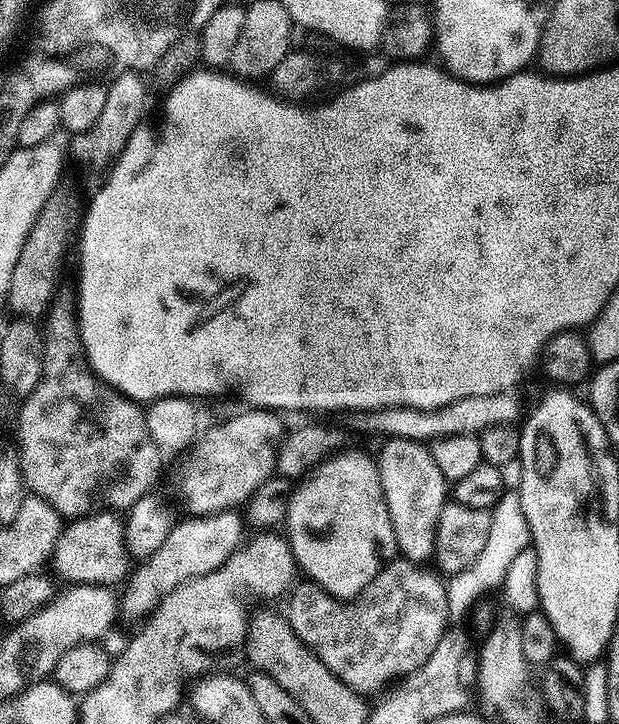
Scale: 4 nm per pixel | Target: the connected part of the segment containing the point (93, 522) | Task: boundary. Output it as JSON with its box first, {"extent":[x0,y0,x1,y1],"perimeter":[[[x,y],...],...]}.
{"extent":[50,510,130,586],"perimeter":[[[97,510],[87,516],[73,519],[63,529],[52,547],[50,564],[69,585],[91,584],[115,586],[130,572],[130,557],[124,548],[124,524],[116,521],[108,510]]]}

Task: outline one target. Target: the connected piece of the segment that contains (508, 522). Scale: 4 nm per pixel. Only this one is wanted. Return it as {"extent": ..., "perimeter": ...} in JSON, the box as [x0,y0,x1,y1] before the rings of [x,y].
{"extent":[447,490,533,617],"perimeter":[[[516,490],[506,493],[496,505],[491,505],[490,535],[486,538],[486,546],[482,546],[482,554],[478,554],[478,558],[474,558],[468,567],[459,569],[447,581],[449,617],[464,615],[475,596],[482,595],[487,588],[492,588],[495,584],[497,587],[510,570],[514,558],[518,558],[520,552],[529,547],[533,537],[532,529],[528,527],[525,507],[525,501],[520,499],[520,493]]]}

